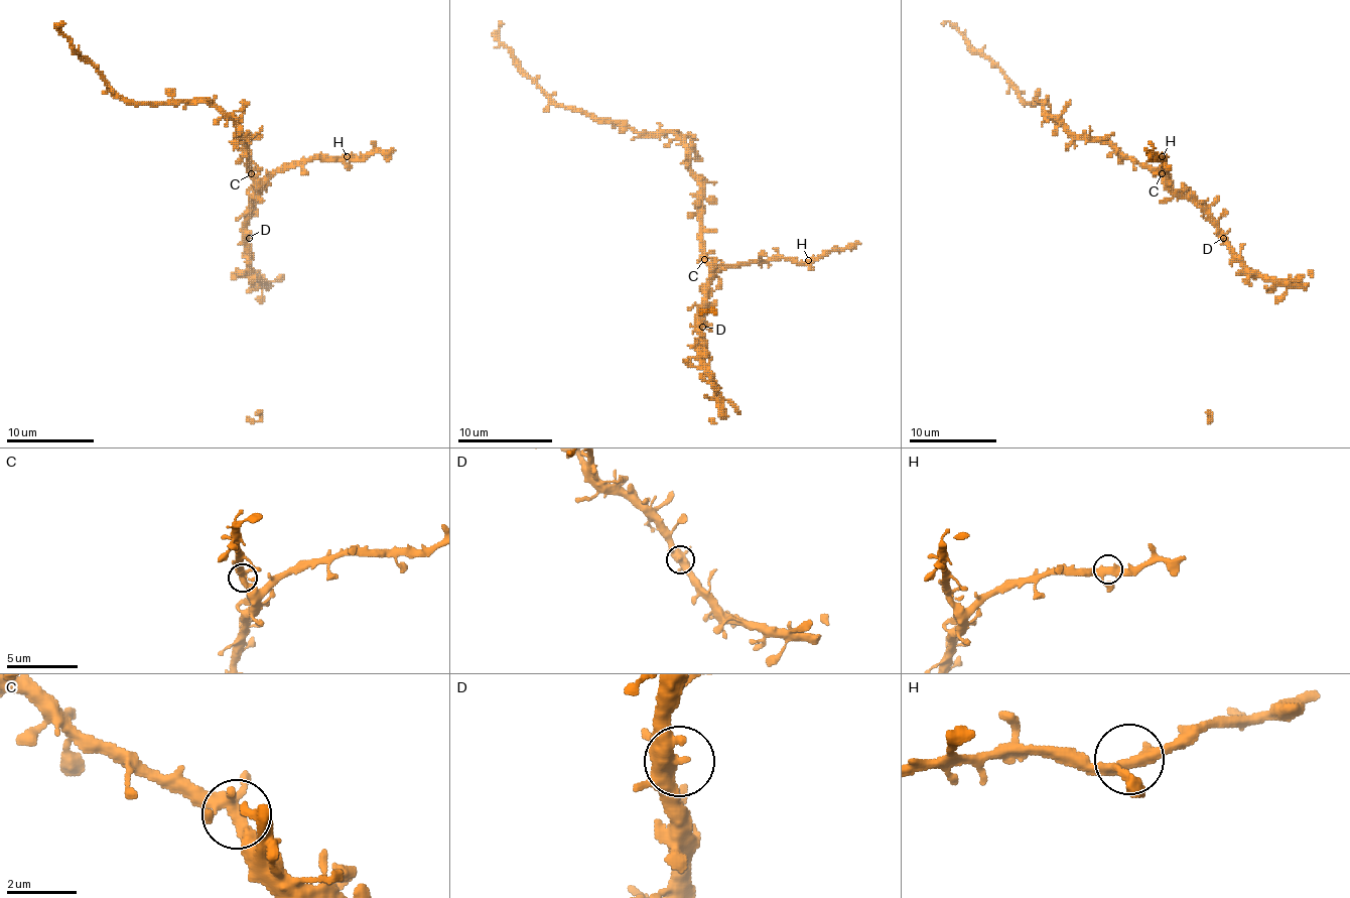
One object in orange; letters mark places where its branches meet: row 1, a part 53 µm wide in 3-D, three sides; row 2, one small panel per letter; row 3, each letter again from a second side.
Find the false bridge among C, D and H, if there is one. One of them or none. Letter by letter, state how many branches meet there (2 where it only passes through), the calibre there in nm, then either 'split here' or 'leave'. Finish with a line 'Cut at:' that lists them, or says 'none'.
C: 4 | 360 nm | leave
D: 4 | 400 nm | leave
H: 3 | 360 nm | leave
Cut at: none

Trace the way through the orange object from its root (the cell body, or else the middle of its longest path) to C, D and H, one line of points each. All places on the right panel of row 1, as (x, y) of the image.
C: (1144, 167), (1156, 167), (1162, 174)
D: (1144, 167), (1154, 167), (1177, 191), (1184, 191), (1208, 216), (1223, 238)
H: (1144, 167), (1156, 167), (1167, 180), (1167, 169), (1160, 159), (1164, 159), (1162, 156)

